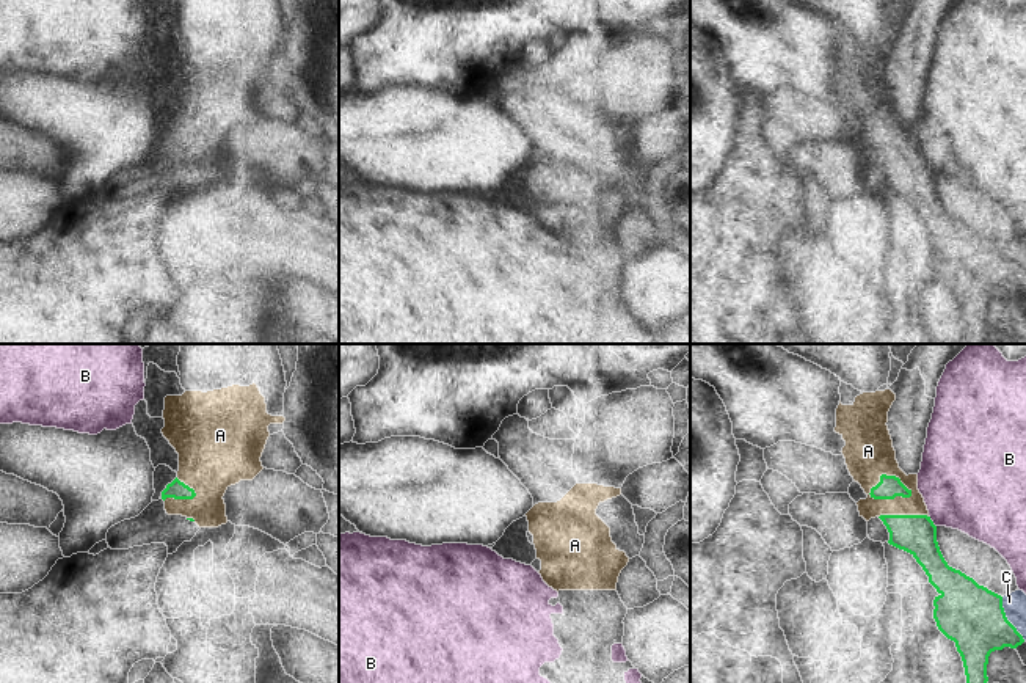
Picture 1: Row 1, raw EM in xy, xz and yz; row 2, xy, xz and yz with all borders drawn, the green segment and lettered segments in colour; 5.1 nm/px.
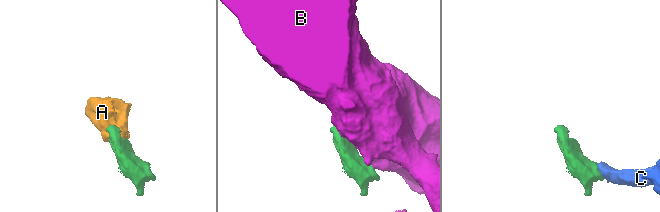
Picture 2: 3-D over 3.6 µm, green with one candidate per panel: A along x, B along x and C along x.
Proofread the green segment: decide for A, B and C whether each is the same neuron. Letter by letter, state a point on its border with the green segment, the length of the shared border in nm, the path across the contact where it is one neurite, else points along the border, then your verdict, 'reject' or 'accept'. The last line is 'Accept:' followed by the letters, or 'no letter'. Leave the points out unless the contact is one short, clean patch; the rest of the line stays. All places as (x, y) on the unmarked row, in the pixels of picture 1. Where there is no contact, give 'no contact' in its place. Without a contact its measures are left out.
A: yz (890, 146) | 240 nm | accept
B: yz (932, 170) | 70 nm | along yz (929, 164), (935, 175) | reject
C: yz (1006, 267) | 260 nm | across yz (971, 264), (976, 267), (1006, 267), (1014, 253) | accept
Accept: A, C

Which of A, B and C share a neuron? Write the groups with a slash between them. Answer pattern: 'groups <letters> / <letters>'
groups A C / B

